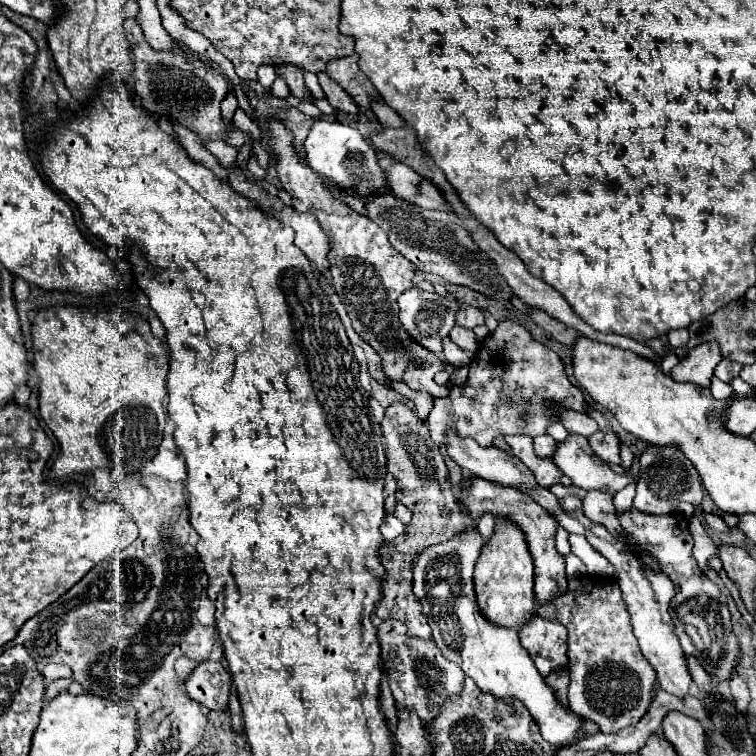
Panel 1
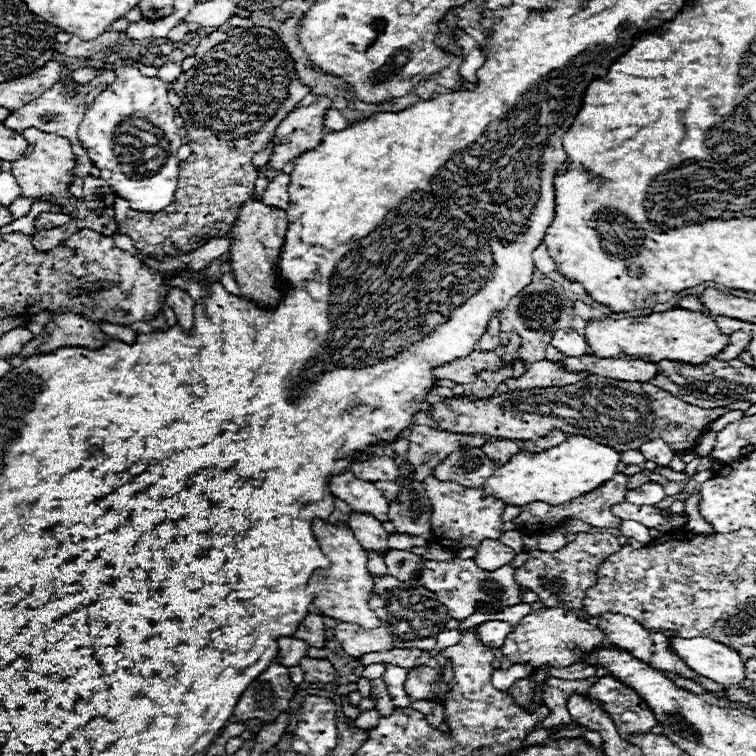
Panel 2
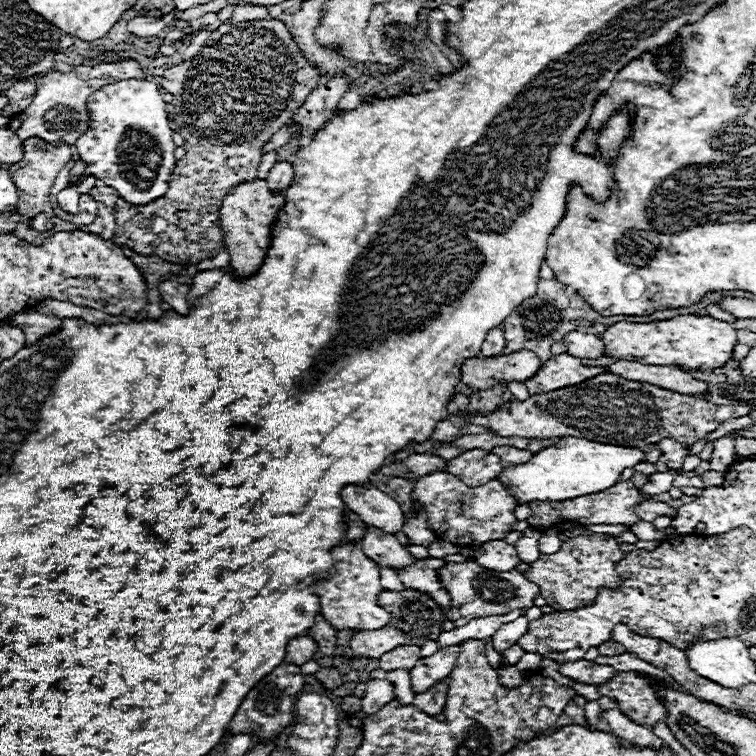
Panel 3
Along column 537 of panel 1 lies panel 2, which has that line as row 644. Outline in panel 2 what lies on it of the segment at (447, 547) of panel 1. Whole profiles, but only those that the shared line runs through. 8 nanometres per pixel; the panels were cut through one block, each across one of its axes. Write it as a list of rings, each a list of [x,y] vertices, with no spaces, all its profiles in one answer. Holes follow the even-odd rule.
[[[670,636],[670,652],[686,662],[690,670],[716,684],[730,686],[746,678],[744,664],[736,650],[710,638],[678,638]]]

